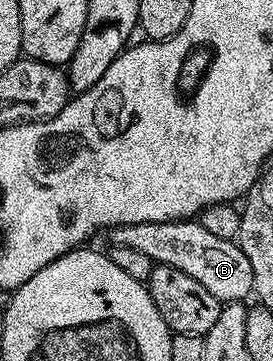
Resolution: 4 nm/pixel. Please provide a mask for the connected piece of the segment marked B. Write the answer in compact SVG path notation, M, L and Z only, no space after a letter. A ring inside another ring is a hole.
M179 220L176 222L145 222L144 224L120 224L108 230L110 246L133 248L155 264L180 268L192 280L208 288L220 304L240 302L254 294L252 264L248 256L239 248L237 241L220 240L208 228L196 220Z

